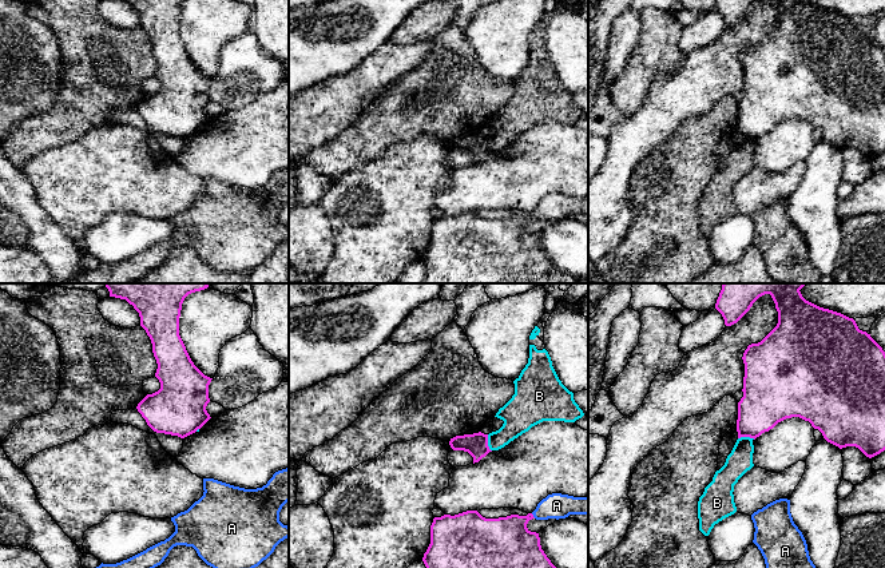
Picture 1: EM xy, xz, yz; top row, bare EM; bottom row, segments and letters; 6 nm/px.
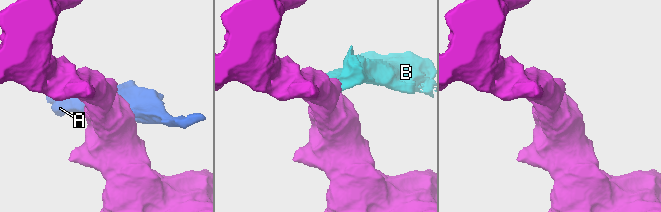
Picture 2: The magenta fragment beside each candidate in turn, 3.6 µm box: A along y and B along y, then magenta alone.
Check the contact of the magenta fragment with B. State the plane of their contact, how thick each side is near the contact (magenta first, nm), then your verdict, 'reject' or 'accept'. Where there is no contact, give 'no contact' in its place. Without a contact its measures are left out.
xz | 140/200 nm | reject

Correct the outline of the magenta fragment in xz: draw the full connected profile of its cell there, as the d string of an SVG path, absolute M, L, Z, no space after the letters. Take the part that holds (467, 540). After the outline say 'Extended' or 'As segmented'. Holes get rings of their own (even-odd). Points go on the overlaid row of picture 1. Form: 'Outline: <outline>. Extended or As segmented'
Outline: M477 511L434 517L422 561L426 568L556 568L541 549L539 533L527 528L532 519L532 513L485 519Z. As segmented

